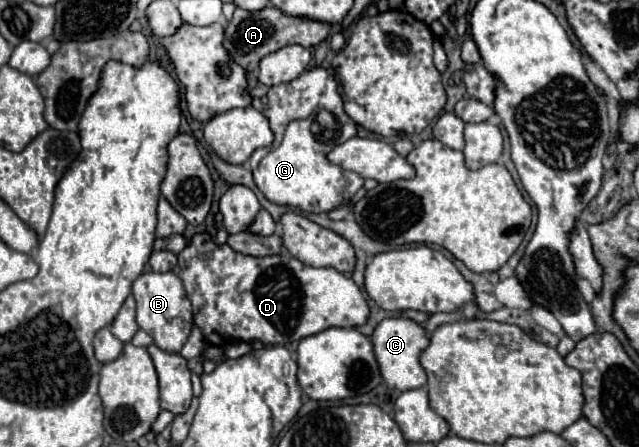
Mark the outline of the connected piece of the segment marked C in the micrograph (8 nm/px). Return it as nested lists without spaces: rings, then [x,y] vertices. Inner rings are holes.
[[[407,317],[383,319],[375,327],[371,343],[373,343],[373,351],[375,351],[375,357],[377,357],[383,381],[389,389],[409,391],[409,389],[415,389],[415,387],[423,387],[427,383],[427,375],[425,375],[425,371],[419,363],[419,355],[429,345],[429,339],[425,335],[425,329],[419,323],[415,323]]]

